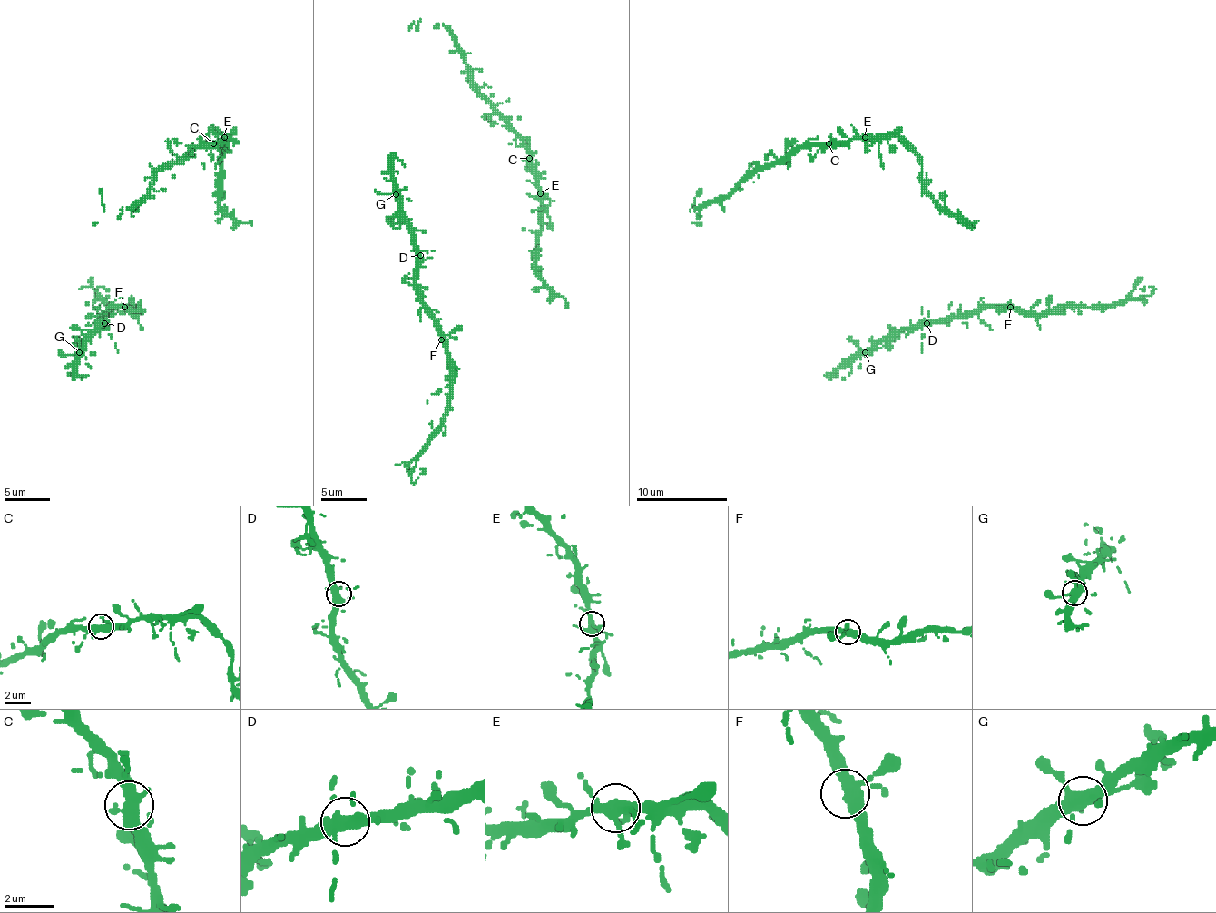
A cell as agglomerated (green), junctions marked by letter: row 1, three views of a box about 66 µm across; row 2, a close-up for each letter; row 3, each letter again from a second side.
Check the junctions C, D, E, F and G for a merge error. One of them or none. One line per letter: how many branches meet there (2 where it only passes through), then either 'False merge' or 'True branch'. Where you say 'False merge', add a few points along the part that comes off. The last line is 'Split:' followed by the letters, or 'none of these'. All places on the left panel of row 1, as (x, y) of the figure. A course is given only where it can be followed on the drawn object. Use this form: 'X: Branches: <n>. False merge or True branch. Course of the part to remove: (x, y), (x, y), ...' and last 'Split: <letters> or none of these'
C: Branches: 5. True branch
D: Branches: 5. True branch
E: Branches: 6. True branch
F: Branches: 4. True branch
G: Branches: 5. True branch
Split: none of these

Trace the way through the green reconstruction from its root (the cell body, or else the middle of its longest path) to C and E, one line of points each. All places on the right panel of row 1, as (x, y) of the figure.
C: (937, 202), (922, 184), (922, 163), (897, 136), (858, 136), (828, 143)
E: (937, 202), (922, 184), (922, 163), (897, 136), (865, 136)

